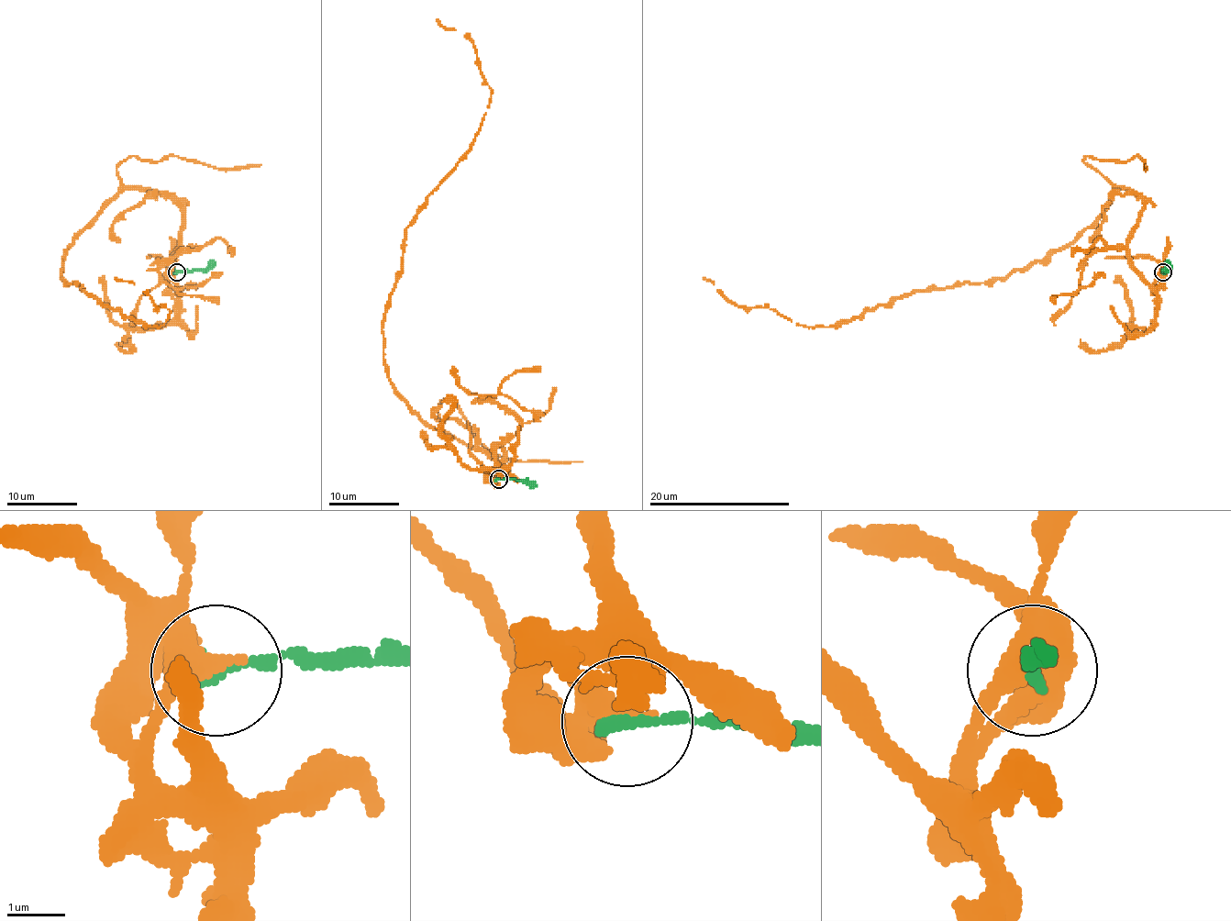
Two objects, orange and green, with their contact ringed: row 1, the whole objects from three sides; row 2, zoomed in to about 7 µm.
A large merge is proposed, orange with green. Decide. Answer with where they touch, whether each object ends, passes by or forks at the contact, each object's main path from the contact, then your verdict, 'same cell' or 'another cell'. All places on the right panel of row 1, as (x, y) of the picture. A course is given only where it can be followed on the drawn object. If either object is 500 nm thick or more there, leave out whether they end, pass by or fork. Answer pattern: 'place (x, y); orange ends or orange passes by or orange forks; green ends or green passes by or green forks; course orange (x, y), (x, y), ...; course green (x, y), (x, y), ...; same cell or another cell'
place (1162, 271); orange passes by; green ends; course orange (1161, 272), (1152, 286), (1129, 258), (1144, 200), (1119, 189), (1041, 260), (832, 327), (733, 304), (703, 277); course green (1163, 272), (1169, 261); same cell

